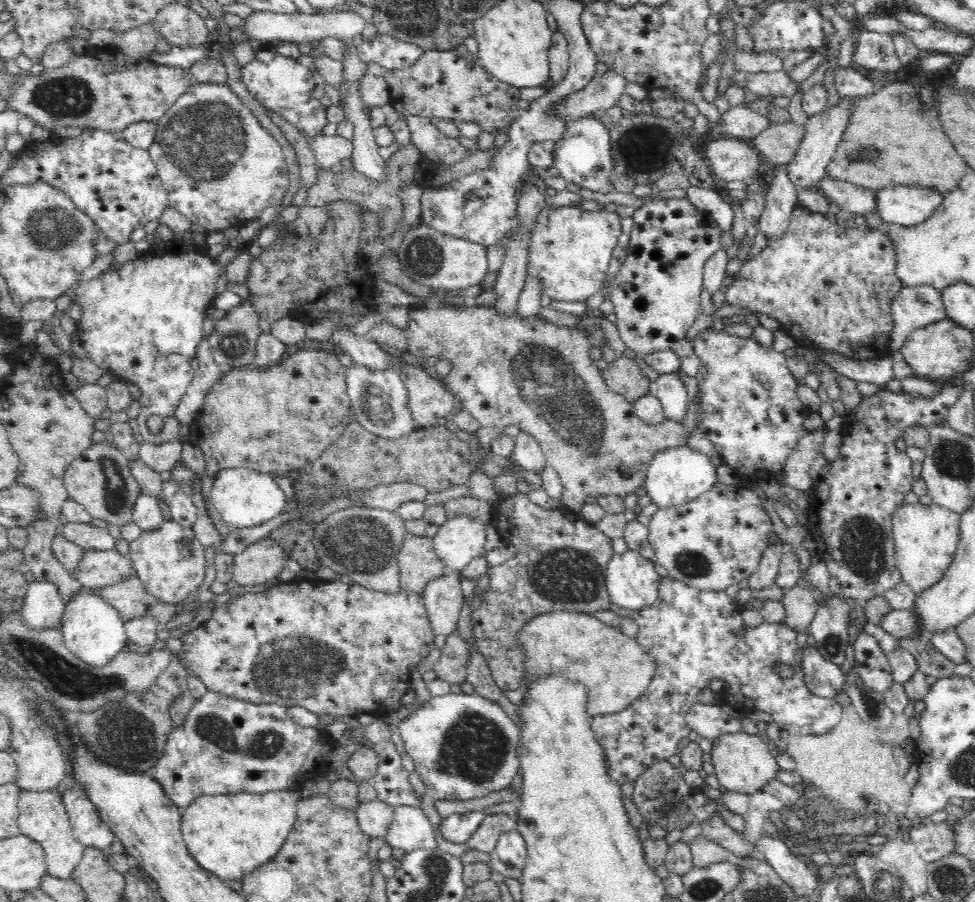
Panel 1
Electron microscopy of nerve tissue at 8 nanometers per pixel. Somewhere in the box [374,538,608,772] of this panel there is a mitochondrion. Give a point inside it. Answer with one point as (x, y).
(566, 575)

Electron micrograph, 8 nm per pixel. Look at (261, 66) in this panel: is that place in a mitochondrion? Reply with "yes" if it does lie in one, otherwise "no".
no

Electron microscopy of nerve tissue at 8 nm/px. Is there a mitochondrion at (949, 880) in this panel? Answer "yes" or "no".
yes

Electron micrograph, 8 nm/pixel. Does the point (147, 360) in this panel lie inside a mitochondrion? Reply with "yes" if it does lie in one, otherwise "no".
no

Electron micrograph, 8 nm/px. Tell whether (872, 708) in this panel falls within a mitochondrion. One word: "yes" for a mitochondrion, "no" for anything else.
yes

